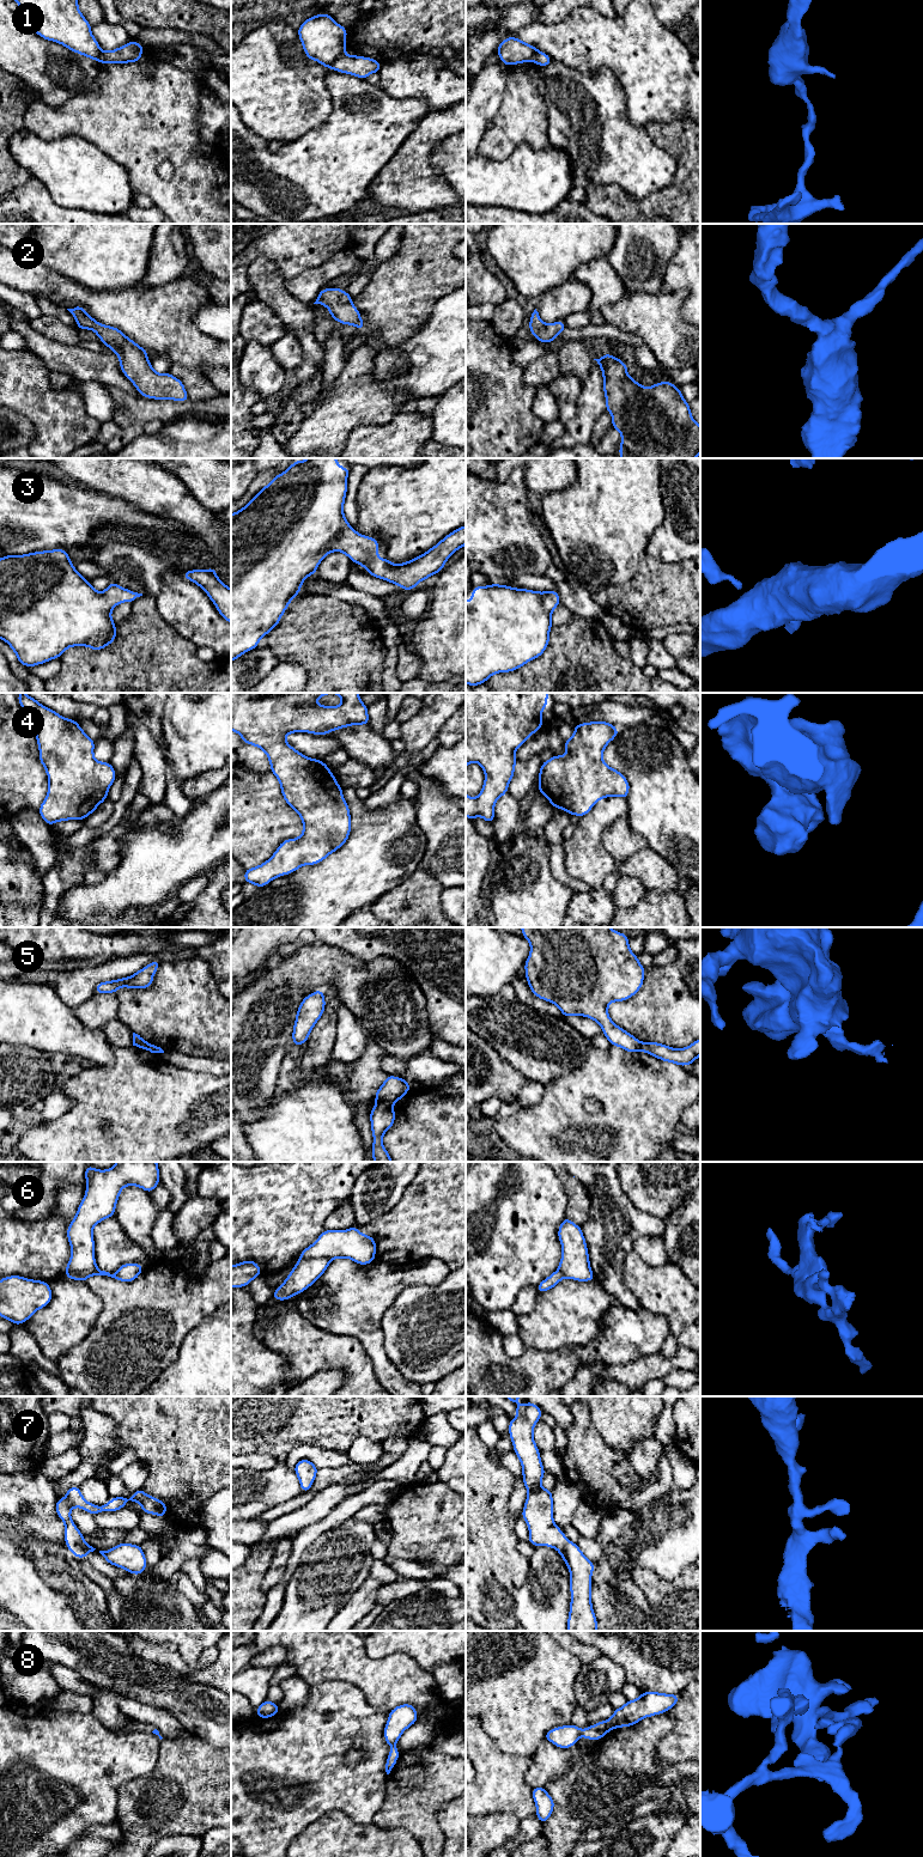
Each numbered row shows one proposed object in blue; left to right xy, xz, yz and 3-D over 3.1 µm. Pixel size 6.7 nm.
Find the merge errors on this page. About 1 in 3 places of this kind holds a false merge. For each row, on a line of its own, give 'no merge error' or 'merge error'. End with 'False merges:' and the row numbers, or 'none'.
1: merge error
2: no merge error
3: no merge error
4: no merge error
5: merge error
6: merge error
7: no merge error
8: merge error
False merges: 1, 5, 6, 8

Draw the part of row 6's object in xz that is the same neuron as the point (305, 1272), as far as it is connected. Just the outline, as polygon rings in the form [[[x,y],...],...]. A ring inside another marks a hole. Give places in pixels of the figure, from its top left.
[[[299,1258],[285,1281],[273,1292],[277,1301],[286,1301],[311,1286],[328,1268],[328,1258]]]

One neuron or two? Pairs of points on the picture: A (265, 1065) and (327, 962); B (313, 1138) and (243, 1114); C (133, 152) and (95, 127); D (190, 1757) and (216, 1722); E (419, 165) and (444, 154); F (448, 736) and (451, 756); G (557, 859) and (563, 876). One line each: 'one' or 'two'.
A: one
B: two
C: one
D: two
E: two
F: two
G: one

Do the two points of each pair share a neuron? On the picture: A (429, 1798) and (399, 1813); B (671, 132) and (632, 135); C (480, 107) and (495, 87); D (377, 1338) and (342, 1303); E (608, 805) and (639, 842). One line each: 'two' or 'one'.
A: one
B: two
C: one
D: one
E: two

